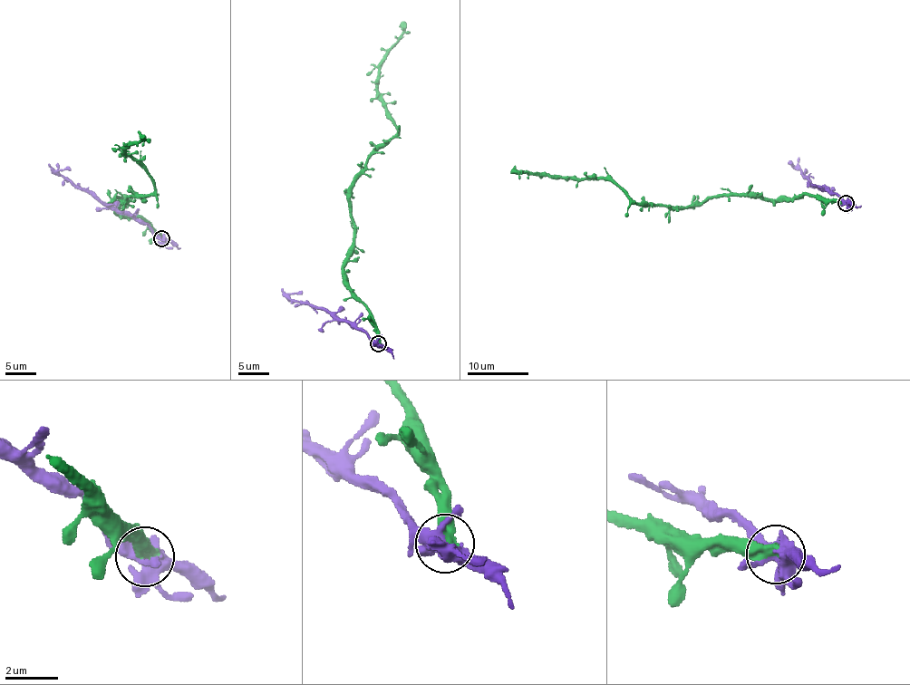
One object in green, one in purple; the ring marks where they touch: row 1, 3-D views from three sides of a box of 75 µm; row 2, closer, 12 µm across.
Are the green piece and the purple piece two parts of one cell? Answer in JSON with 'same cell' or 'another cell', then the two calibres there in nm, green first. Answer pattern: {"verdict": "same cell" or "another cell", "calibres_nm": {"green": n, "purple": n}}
{"verdict": "another cell", "calibres_nm": {"green": 500, "purple": 500}}

